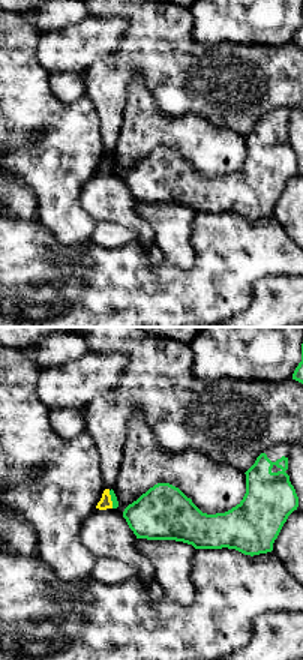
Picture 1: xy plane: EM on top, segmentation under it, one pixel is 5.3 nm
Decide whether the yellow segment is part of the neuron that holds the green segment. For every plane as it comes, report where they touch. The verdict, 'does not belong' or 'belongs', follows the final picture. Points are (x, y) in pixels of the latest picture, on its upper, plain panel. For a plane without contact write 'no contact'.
meets green at (111, 164)

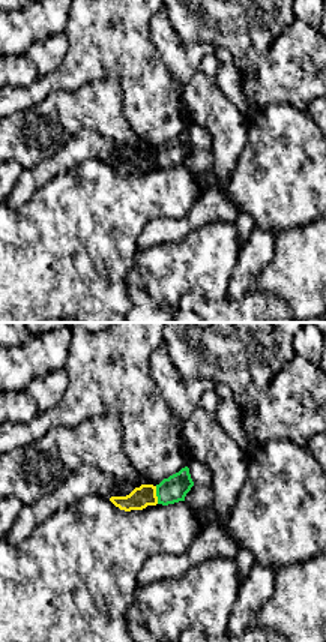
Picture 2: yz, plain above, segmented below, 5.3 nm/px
meets green at (156, 159)

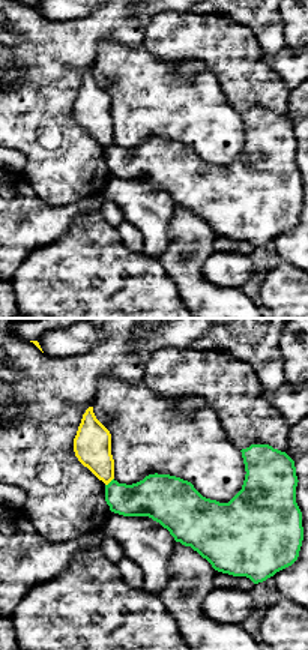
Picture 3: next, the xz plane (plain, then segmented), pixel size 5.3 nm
meets green at (110, 146)

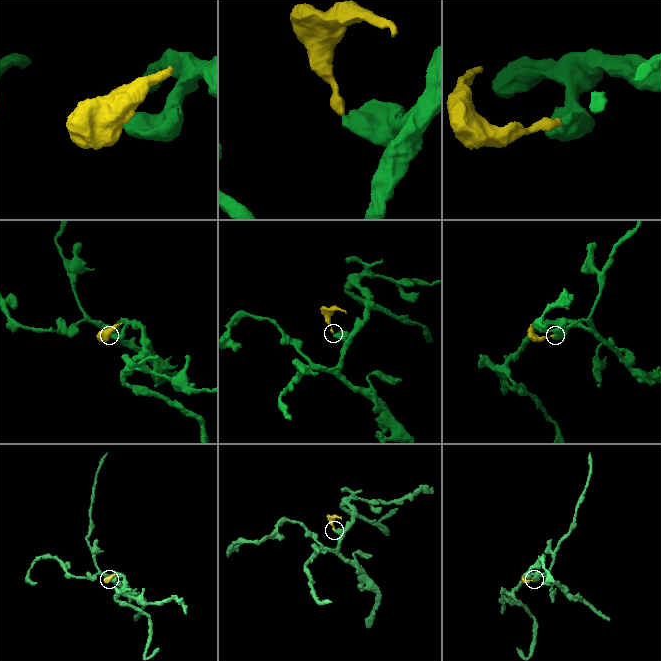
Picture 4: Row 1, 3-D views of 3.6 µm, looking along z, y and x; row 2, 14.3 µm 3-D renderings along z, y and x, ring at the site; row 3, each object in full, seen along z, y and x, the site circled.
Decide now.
does not belong

